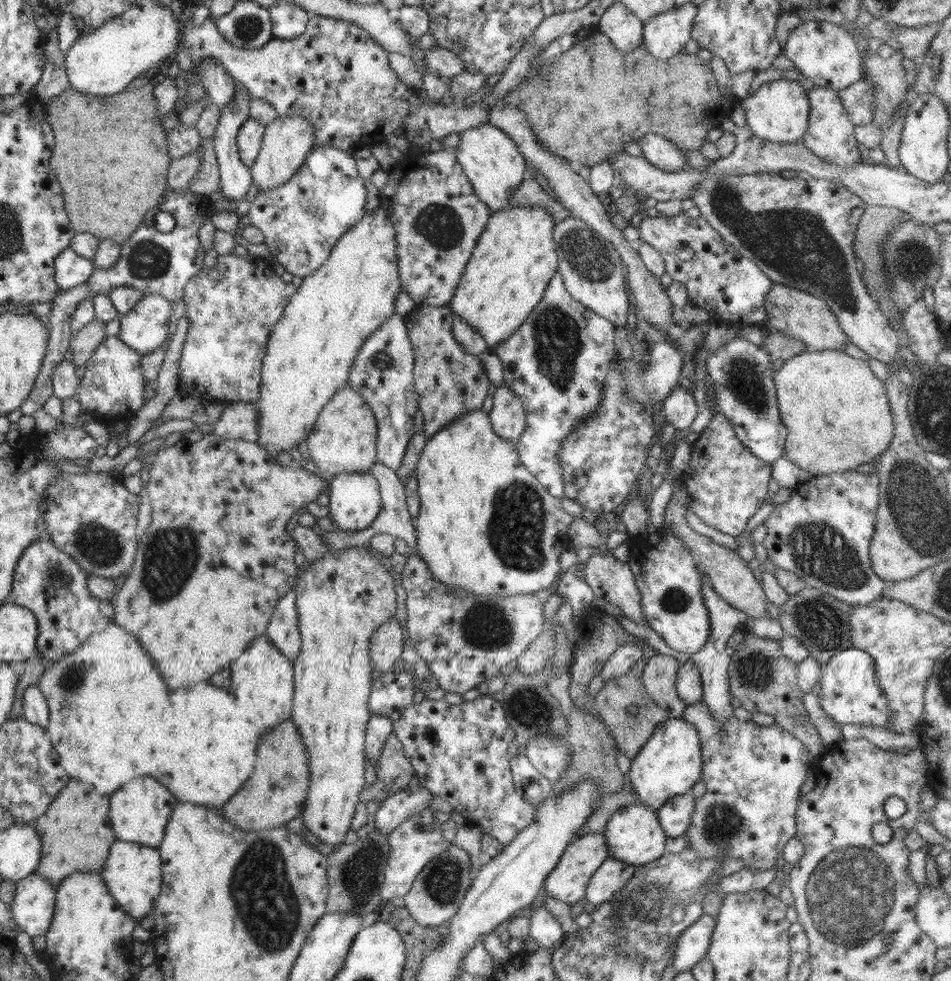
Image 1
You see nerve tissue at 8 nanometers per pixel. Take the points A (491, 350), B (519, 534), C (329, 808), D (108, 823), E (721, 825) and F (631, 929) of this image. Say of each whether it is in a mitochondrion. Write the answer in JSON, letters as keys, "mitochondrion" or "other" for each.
{"A":"other","B":"mitochondrion","C":"other","D":"other","E":"mitochondrion","F":"mitochondrion"}

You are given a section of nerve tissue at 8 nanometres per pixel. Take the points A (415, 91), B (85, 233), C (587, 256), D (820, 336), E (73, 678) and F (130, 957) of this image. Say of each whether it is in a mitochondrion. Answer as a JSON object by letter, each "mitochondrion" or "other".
{"A":"other","B":"other","C":"mitochondrion","D":"other","E":"mitochondrion","F":"other"}

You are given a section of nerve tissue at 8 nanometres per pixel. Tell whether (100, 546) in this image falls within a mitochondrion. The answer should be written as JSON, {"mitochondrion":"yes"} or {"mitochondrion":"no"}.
{"mitochondrion":"yes"}

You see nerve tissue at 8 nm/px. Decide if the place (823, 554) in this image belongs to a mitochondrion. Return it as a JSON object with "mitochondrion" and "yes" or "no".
{"mitochondrion":"yes"}

